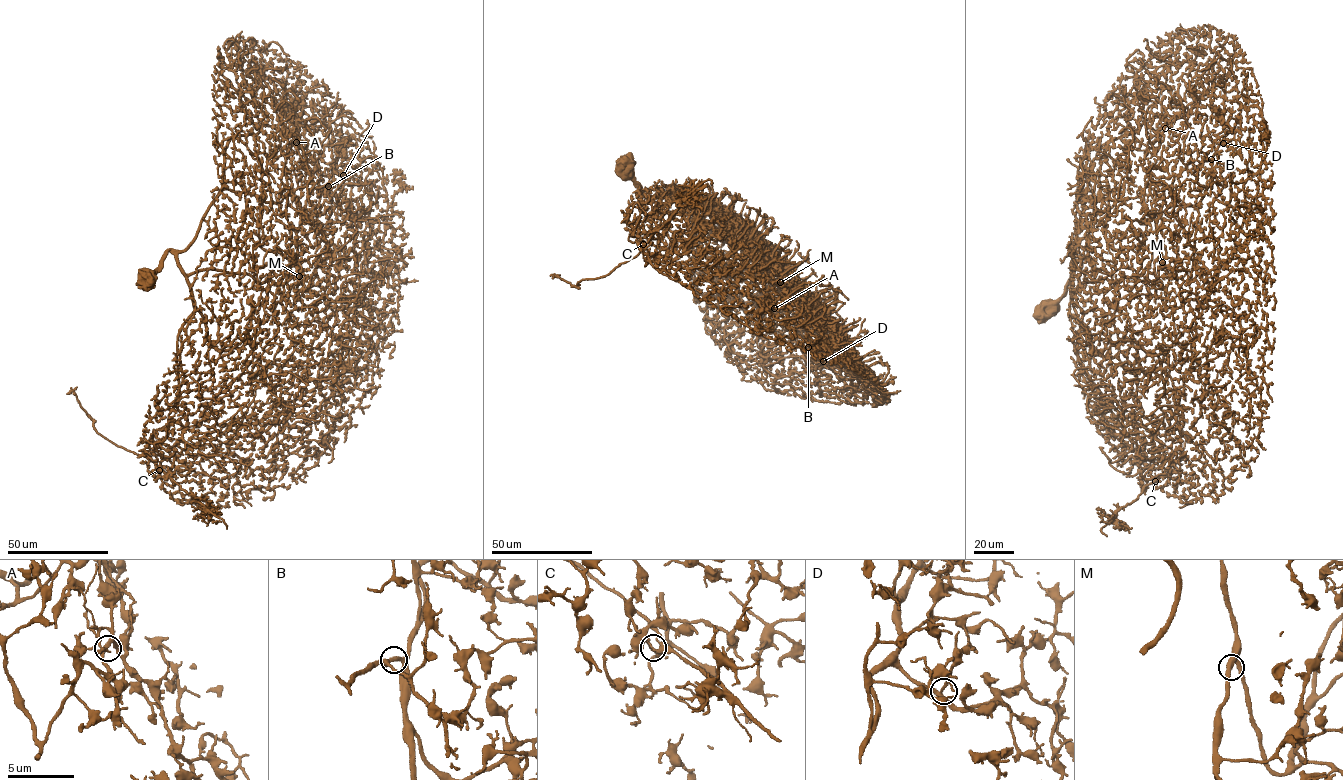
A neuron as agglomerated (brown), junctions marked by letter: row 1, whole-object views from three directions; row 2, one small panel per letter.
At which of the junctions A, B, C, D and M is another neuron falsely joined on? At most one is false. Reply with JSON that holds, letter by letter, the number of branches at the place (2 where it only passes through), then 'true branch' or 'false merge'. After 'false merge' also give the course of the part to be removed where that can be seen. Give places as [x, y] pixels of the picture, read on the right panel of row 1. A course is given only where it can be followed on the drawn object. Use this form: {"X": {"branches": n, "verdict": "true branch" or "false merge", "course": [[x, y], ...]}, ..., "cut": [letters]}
{"A": {"branches": 3, "verdict": "true branch"}, "B": {"branches": 3, "verdict": "true branch"}, "C": {"branches": 3, "verdict": "false merge", "course": [[1155, 481], [1183, 456], [1187, 434], [1172, 417]]}, "D": {"branches": 3, "verdict": "true branch"}, "M": {"branches": 3, "verdict": "true branch"}, "cut": ["C"]}

